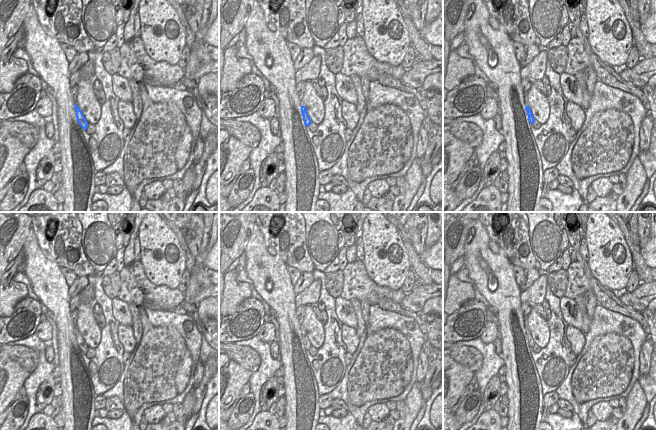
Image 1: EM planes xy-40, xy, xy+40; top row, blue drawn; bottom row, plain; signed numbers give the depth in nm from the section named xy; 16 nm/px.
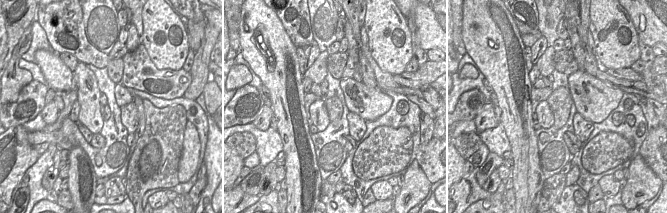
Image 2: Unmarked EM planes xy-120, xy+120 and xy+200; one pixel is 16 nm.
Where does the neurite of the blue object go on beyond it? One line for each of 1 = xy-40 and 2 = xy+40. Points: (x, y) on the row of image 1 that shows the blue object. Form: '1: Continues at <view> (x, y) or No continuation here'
1: No continuation here
2: Continues at xy+40 (526, 93).

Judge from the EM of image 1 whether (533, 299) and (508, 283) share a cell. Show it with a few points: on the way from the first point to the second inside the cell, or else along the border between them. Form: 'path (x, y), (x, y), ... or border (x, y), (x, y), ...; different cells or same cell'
border (521, 292), (520, 302); different cells

